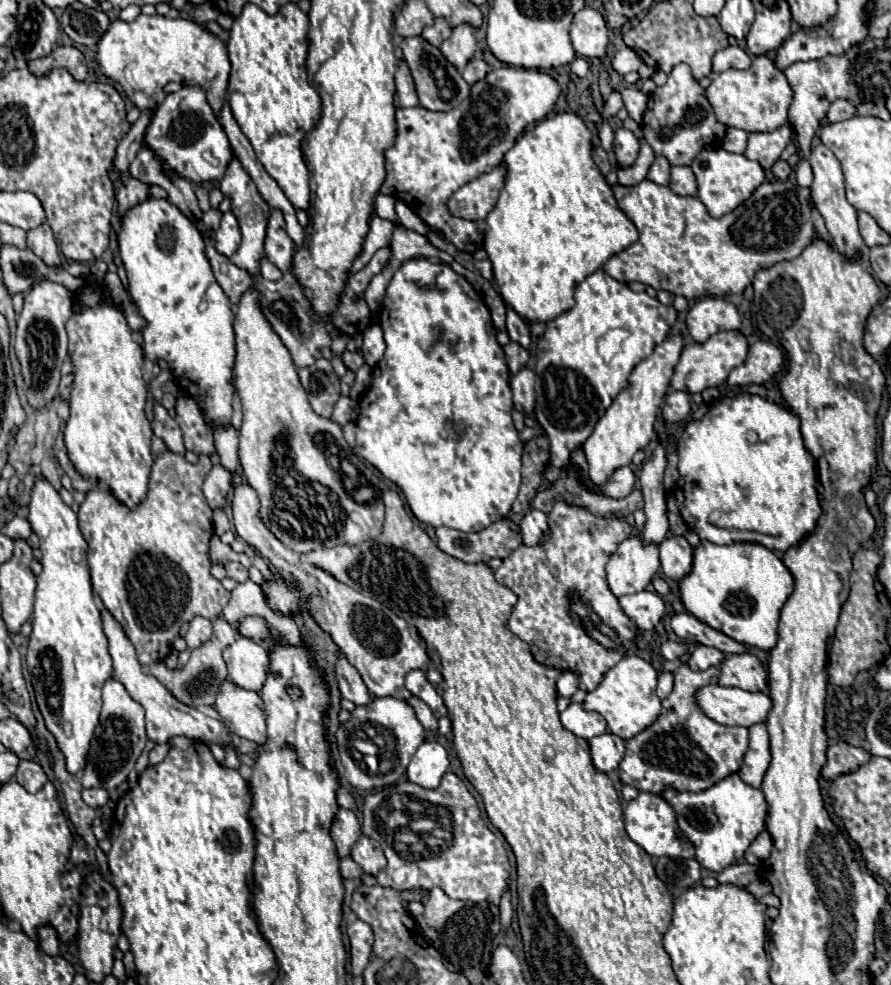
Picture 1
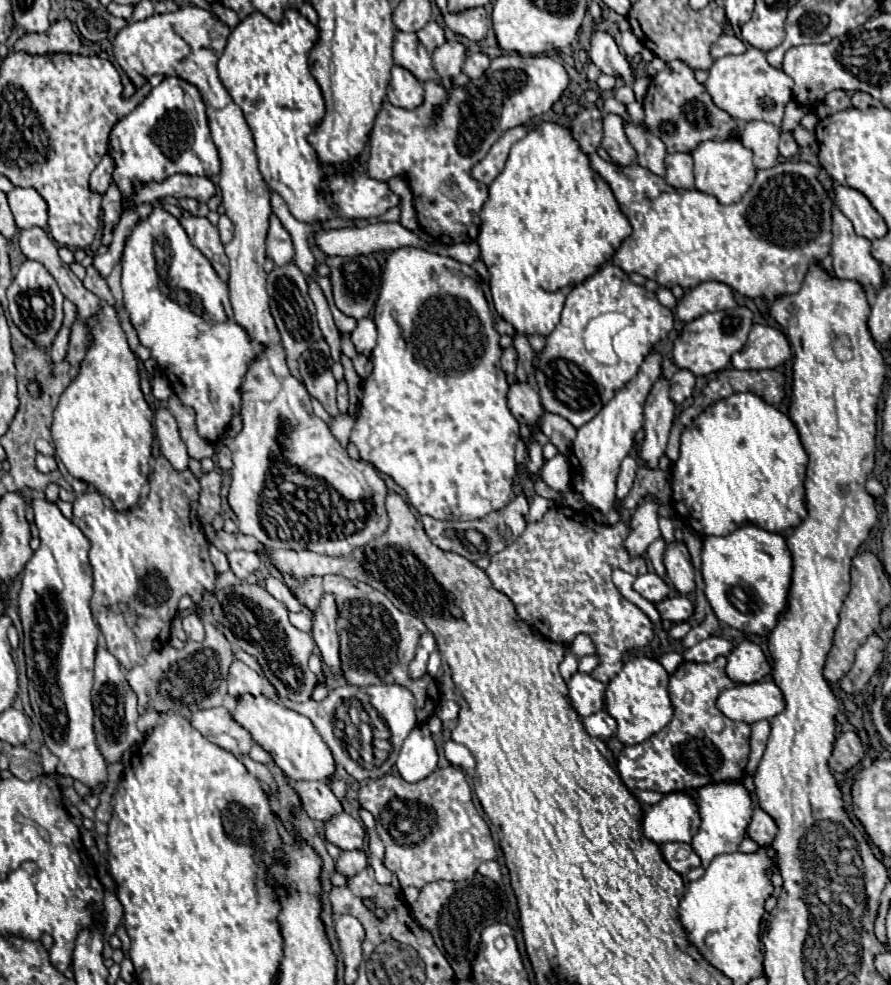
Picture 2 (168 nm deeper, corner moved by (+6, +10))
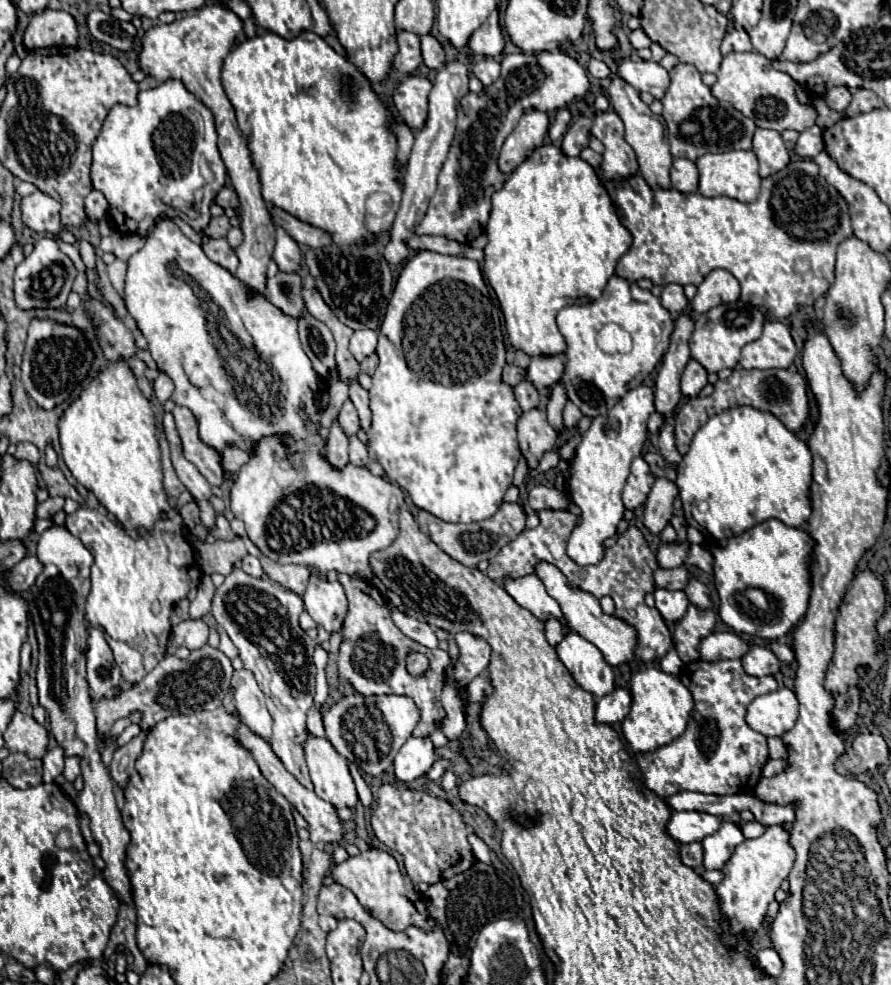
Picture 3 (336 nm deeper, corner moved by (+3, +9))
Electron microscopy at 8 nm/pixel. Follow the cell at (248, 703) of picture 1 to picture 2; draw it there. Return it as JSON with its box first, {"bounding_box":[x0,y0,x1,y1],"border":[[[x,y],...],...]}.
{"bounding_box":[232,694,336,784],"border":[[[250,694],[242,696],[236,702],[232,716],[252,734],[252,738],[264,750],[272,754],[274,762],[286,772],[290,780],[320,780],[330,784],[330,780],[336,776],[334,756],[328,744],[322,740],[322,736],[316,732],[314,724],[306,716],[282,706],[276,700],[268,700],[264,696],[250,696]]]}

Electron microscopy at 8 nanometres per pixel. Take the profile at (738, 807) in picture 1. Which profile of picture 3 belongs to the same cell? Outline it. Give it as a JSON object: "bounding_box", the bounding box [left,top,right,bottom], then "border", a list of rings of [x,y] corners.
{"bounding_box":[701,819,745,869],"border":[[[723,819],[717,833],[713,833],[711,837],[705,837],[701,841],[705,869],[721,869],[721,865],[725,865],[725,861],[731,857],[733,849],[743,841],[745,841],[745,837],[743,837],[739,825]]]}

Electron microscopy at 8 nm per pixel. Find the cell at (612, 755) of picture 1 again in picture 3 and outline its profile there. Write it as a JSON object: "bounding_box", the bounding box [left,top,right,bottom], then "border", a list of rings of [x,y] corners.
{"bounding_box":[595,687,629,725],"border":[[[625,687],[615,689],[613,693],[601,697],[595,707],[595,721],[605,725],[615,725],[629,715],[629,693]]]}

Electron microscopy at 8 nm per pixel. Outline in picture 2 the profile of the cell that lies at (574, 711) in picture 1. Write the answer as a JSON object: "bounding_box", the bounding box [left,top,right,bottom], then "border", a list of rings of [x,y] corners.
{"bounding_box":[568,672,606,718],"border":[[[574,672],[568,682],[568,690],[570,690],[570,700],[572,700],[574,708],[578,710],[578,714],[582,718],[602,710],[602,706],[604,706],[602,692],[606,690],[606,686],[598,680],[594,680],[590,674]]]}

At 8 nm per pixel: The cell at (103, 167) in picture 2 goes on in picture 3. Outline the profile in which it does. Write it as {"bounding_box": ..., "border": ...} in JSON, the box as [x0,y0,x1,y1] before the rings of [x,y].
{"bounding_box":[85,189,109,221],"border":[[[95,189],[95,191],[91,191],[91,193],[85,197],[85,209],[87,209],[89,219],[99,221],[99,219],[107,213],[109,203],[107,203],[105,195],[103,195],[101,191],[97,191],[97,189]]]}

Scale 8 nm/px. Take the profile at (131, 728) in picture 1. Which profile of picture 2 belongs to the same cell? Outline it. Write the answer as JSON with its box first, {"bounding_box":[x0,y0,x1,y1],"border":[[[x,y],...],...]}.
{"bounding_box":[92,648,144,762],"border":[[[96,648],[96,664],[94,664],[94,686],[92,686],[92,704],[94,704],[94,730],[96,740],[102,756],[106,762],[118,762],[124,750],[128,750],[134,744],[140,744],[144,740],[142,732],[136,728],[138,710],[136,710],[136,694],[128,686],[124,672],[118,664],[118,660],[104,648]]]}

